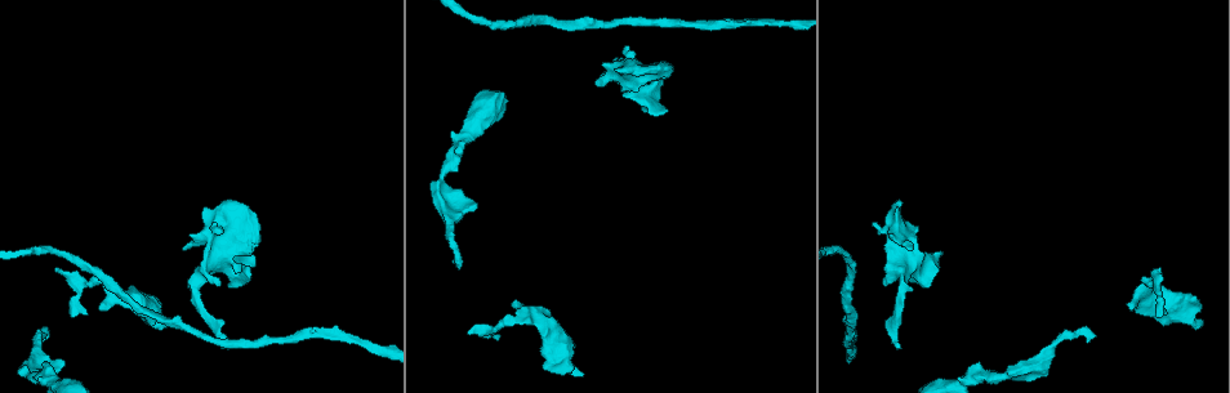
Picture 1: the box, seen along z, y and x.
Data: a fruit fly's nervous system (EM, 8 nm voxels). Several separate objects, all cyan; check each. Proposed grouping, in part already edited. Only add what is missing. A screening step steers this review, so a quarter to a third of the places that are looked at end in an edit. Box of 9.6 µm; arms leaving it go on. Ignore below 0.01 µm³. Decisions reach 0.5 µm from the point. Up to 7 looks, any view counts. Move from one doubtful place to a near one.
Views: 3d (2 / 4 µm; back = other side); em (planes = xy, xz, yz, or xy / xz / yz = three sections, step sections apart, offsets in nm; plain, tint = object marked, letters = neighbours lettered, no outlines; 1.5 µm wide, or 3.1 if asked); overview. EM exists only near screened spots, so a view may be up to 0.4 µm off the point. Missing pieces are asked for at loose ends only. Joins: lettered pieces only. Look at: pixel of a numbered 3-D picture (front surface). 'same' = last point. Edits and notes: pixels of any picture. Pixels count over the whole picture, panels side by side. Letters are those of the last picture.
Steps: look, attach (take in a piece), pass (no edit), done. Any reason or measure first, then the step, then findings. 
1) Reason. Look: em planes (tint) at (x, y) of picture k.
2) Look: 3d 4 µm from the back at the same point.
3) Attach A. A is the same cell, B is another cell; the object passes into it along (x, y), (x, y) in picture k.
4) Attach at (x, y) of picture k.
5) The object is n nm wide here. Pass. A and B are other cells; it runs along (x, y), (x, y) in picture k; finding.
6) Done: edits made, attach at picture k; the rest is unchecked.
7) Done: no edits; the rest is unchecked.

Look: 3d 2 µm at (598, 86) of picture 1.

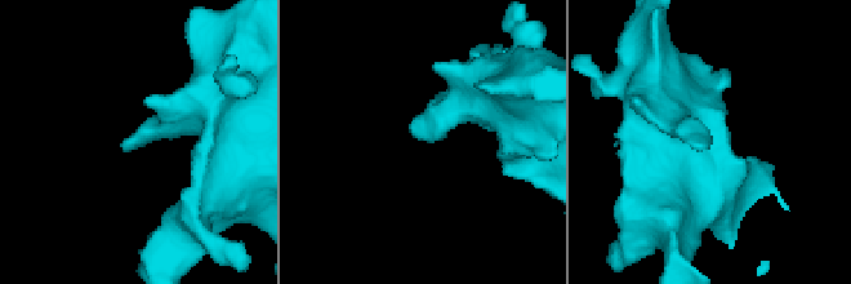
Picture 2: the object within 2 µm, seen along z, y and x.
Need the tissue. Look: em planes (letters) at (413, 135) of picture 2.

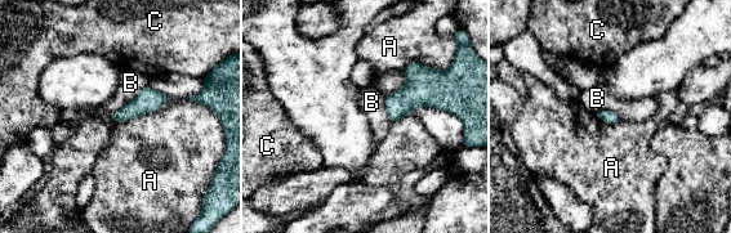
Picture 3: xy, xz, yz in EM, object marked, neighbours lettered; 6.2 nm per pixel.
The longest contact is with A, 380 nm. Pass. A, B and C are other cells; a border runs along (148, 84), (112, 113) in picture 3; none of them fits.

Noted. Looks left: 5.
Thin end. Look: 3d 2 µm at (901, 348) of picture 1.

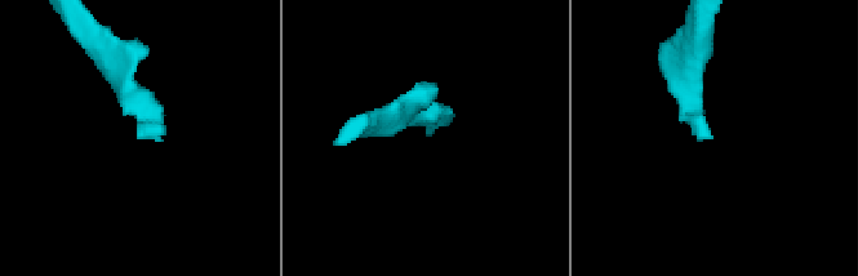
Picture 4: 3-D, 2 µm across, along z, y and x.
Look: em planes (letters) at (711, 138) of picture 4.

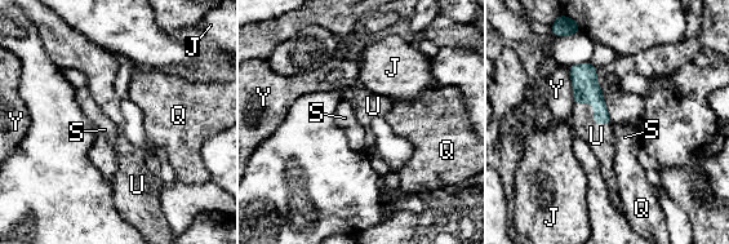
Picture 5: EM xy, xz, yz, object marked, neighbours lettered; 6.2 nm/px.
The longest contact is with U, 280 nm. Attach U. U is the same cell, J, Q, S and Y are other cells; the object passes into it along (586, 89), (594, 112), (600, 137) in picture 5; the neuron continues.

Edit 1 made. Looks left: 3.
Look: overview.

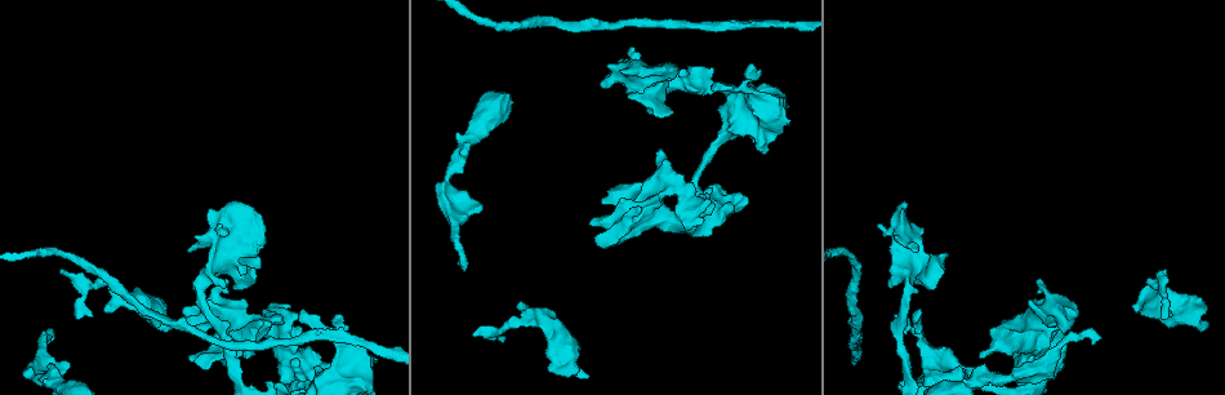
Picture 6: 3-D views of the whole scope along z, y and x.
An open end. Look: 3d 4 µm at (456, 263) of picture 6.

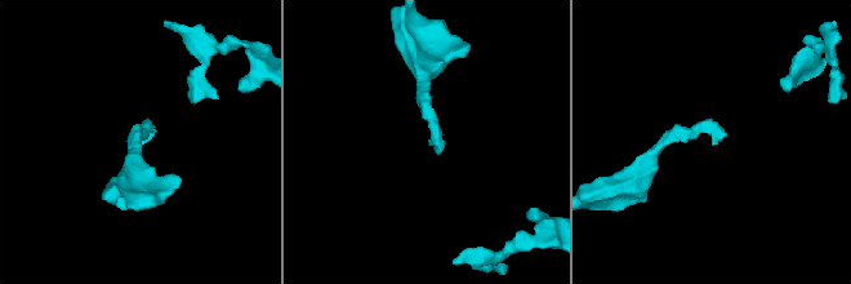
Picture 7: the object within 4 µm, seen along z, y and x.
Now the EM. Look: em xz step 8 (letters) at (143, 141) of picture 7.

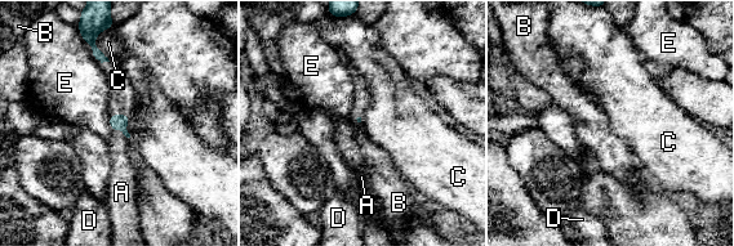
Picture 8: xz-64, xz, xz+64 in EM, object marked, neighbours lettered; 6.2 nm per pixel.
Attach A. A is the same cell, B, C, D and E are other cells; the object passes into it along (116, 121), (123, 130), (120, 146) in picture 8; the neuron continues.

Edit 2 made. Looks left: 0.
Done: edits made, attach at picture 5, attach at picture 8; the rest is unchecked.

